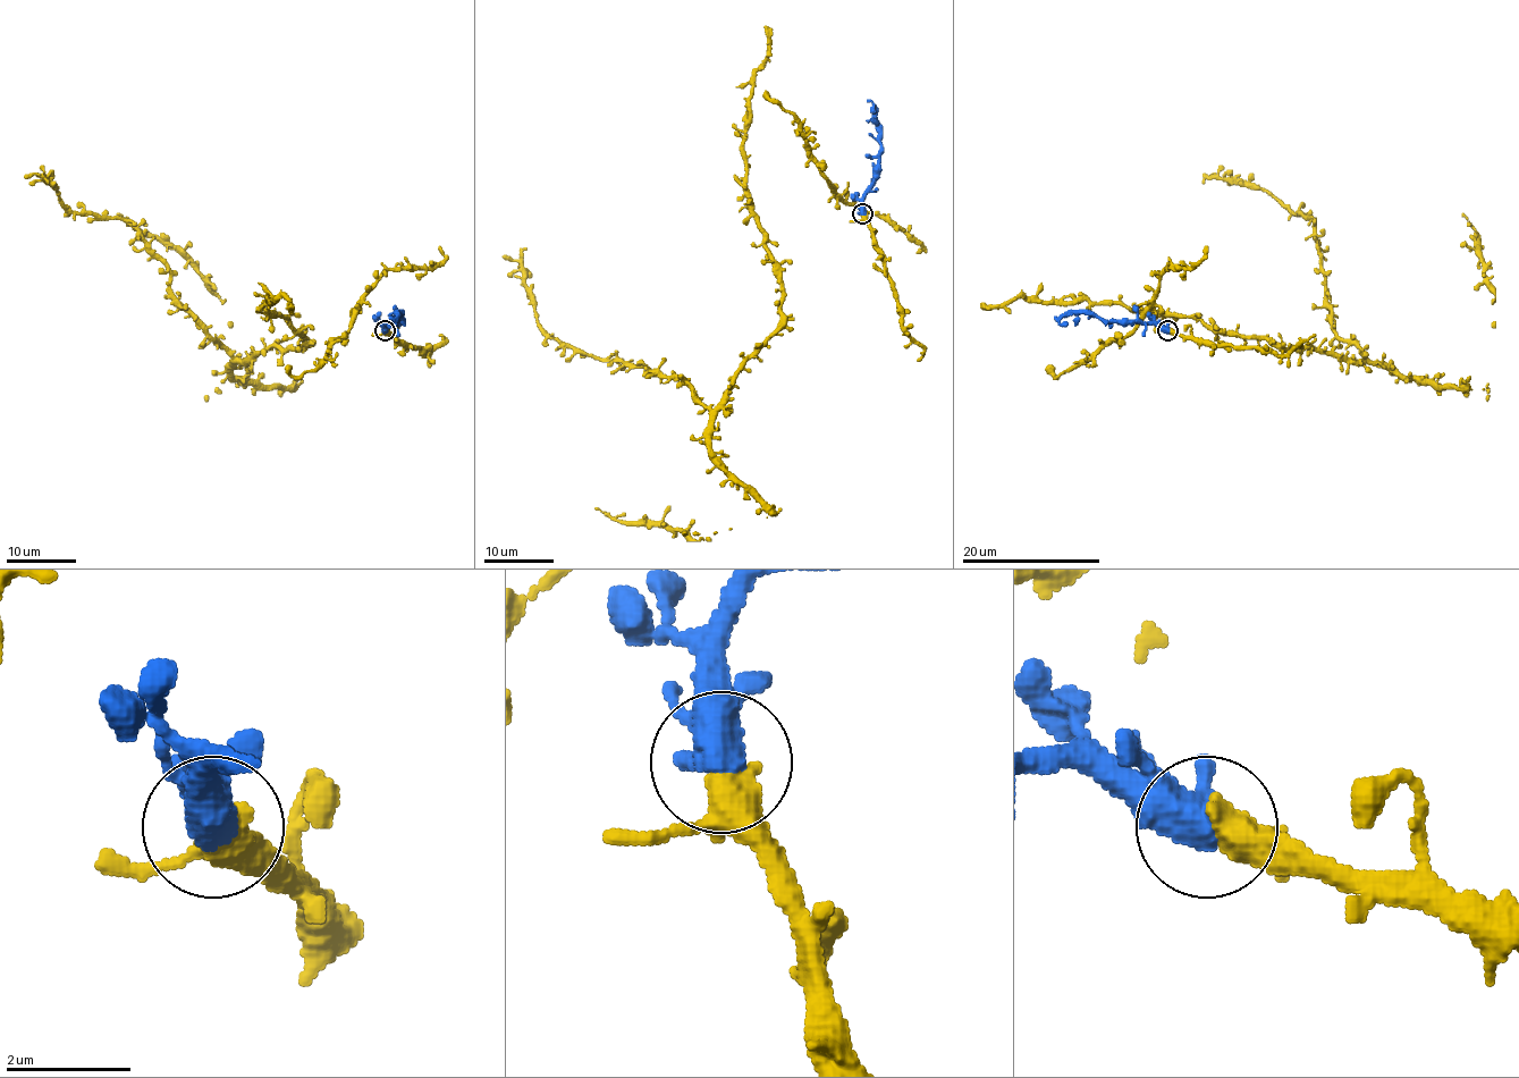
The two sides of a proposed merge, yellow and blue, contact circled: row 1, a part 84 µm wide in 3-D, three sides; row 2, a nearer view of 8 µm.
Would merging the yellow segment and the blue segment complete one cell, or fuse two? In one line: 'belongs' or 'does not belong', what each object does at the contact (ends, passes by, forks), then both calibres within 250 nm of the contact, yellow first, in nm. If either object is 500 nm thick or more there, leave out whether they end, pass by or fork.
belongs; yellow passes by; blue forks there; 440 nm thick on the yellow side, 400 nm on the other

